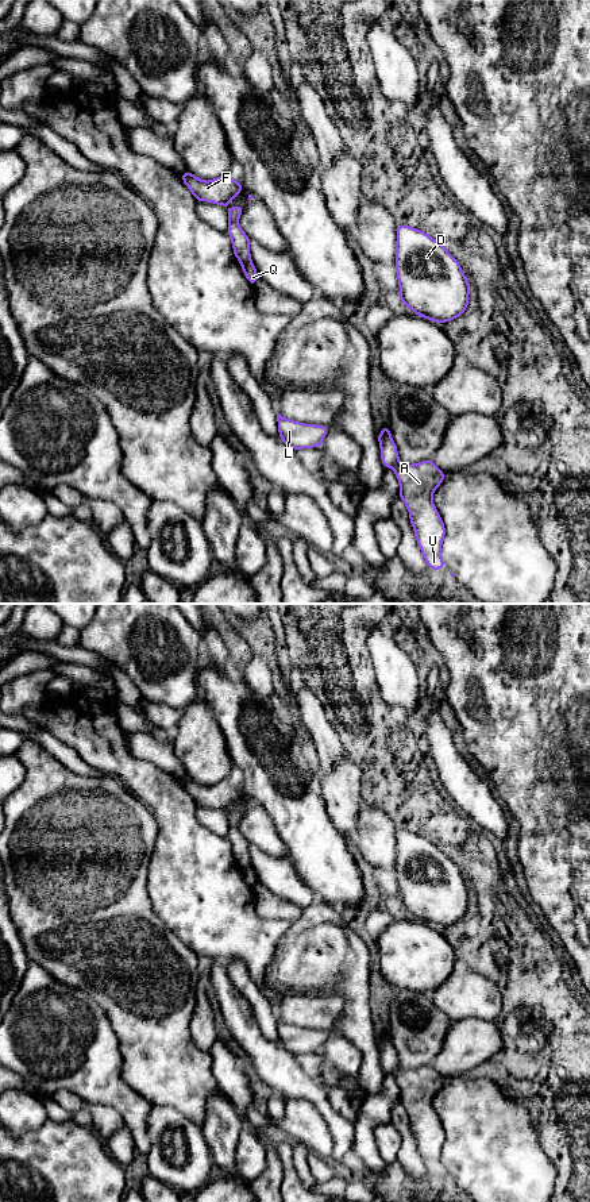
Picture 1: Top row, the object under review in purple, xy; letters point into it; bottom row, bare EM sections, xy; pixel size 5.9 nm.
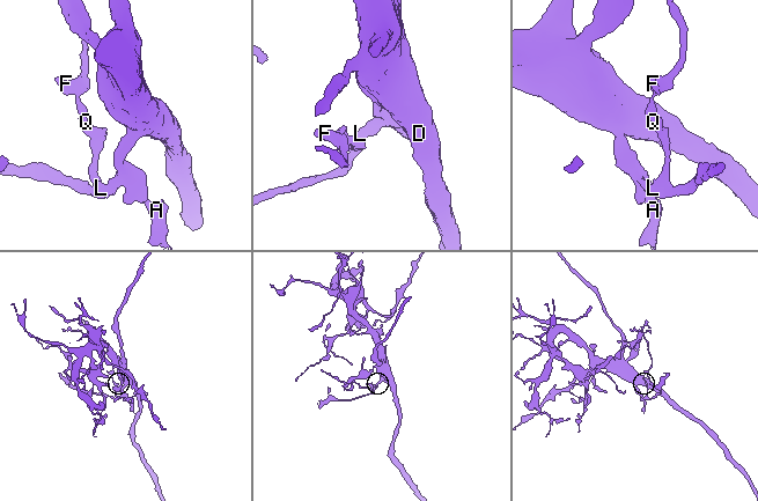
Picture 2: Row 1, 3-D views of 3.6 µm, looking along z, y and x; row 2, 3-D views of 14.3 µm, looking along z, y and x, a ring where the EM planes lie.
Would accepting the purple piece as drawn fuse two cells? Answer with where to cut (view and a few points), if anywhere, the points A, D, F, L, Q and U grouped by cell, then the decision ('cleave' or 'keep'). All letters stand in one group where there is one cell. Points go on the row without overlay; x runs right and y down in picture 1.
no cut | A D F L Q U | keep

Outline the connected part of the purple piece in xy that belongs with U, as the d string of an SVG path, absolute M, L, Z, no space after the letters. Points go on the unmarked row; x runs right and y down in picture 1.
M387 1029L378 1039L378 1047L383 1071L396 1076L400 1103L409 1116L417 1149L429 1175L447 1174L440 1160L446 1132L432 1106L432 1098L444 1086L446 1079L432 1064L416 1070L401 1070Z

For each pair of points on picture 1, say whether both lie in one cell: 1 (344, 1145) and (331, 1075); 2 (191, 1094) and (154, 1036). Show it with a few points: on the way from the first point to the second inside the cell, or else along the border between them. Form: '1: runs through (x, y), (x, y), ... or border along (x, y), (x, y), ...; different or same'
1: border along (322, 1085), (327, 1090); different
2: runs through (181, 1079), (158, 1056), (157, 1051); same

